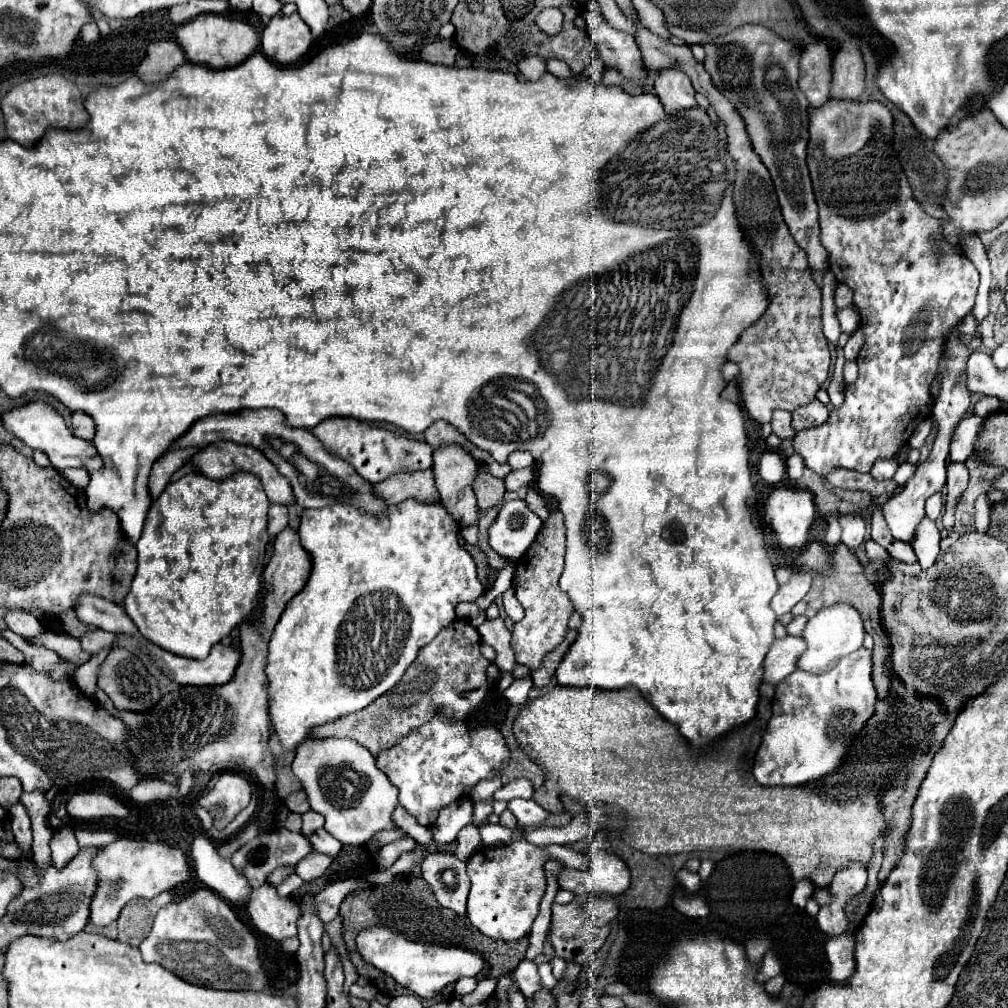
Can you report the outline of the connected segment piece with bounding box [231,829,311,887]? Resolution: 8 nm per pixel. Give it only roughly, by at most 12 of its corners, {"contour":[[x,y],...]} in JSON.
{"contour":[[289,829],[261,833],[231,863],[261,887],[265,877],[297,865],[311,843]]}

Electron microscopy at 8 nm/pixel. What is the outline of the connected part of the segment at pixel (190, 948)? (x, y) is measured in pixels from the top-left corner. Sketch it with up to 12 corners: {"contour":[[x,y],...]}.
{"contour":[[209,889],[139,951],[193,985],[263,991],[253,933]]}

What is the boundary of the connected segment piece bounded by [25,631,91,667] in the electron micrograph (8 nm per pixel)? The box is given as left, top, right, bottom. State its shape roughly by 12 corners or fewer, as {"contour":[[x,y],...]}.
{"contour":[[43,631],[33,645],[55,651],[77,667],[91,659],[81,641],[65,633]]}

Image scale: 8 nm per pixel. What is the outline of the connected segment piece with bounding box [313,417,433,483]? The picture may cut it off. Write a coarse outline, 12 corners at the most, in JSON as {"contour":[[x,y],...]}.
{"contour":[[357,419],[313,435],[379,483],[433,465],[433,447]]}

